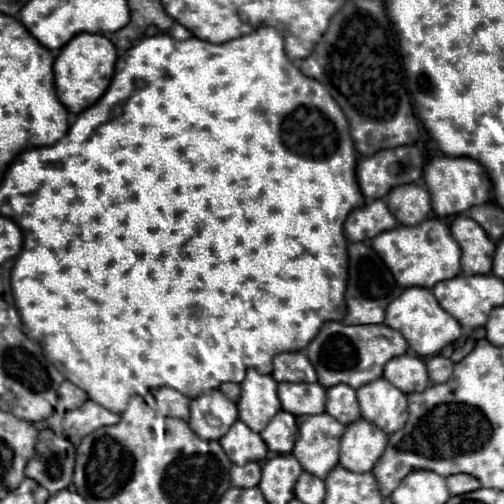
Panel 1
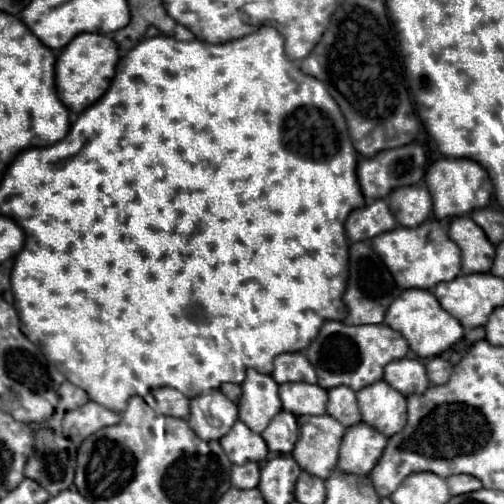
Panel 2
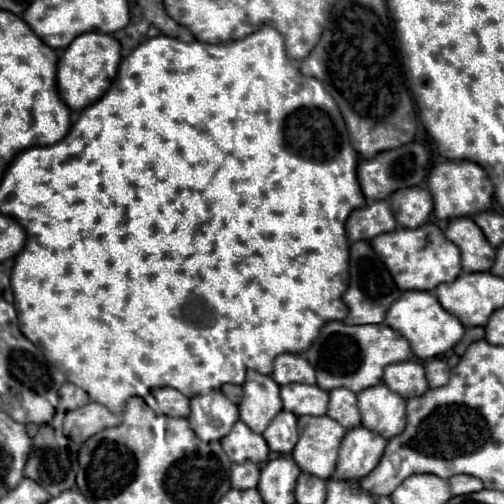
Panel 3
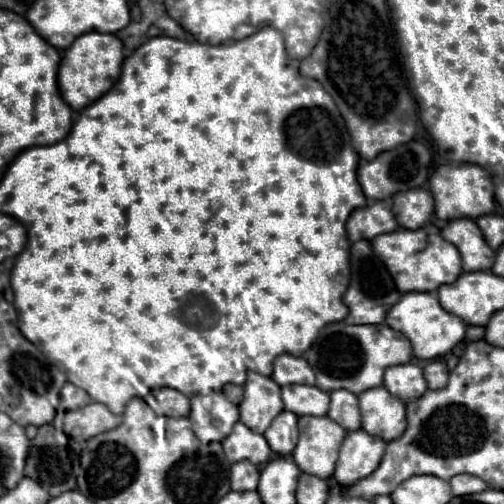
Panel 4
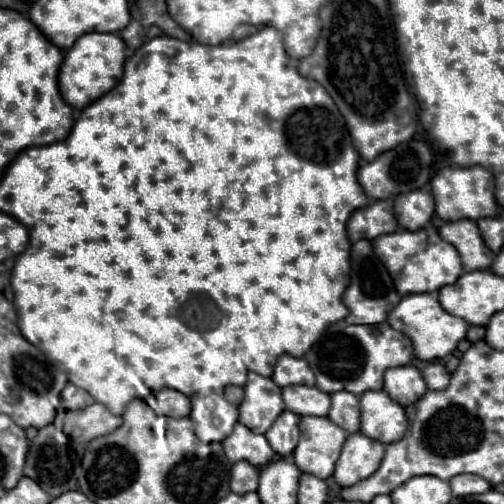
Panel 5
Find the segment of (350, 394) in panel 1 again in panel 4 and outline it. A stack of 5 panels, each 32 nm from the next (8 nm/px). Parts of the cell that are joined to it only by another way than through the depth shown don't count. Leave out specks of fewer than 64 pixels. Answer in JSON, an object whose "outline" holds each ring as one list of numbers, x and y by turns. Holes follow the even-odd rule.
{"outline":[[340,388,330,392,330,410,328,416,336,420,348,432,360,428,360,408,356,394]]}

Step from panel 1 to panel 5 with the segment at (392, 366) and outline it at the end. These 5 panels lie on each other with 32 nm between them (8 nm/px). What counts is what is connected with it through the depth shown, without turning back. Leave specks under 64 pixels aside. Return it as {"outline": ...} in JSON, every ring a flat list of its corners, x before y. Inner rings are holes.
{"outline":[[398,366,388,368,384,374,384,390,390,396,396,396,400,404,414,404,428,388,416,366]]}

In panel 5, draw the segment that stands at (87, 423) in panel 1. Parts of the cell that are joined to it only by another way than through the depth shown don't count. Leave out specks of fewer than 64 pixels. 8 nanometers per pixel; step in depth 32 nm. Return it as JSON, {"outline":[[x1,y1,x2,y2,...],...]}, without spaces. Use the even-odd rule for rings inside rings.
{"outline":[[90,404,82,410,66,412,64,434,80,444,86,444,96,436,114,432,120,424,122,424,122,418,114,416,104,404]]}

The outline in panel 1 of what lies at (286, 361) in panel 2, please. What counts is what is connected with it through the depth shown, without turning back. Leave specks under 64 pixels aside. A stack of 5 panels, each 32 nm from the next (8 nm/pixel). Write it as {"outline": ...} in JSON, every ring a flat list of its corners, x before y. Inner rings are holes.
{"outline":[[282,352,274,356,276,382,316,382,316,370,302,352]]}

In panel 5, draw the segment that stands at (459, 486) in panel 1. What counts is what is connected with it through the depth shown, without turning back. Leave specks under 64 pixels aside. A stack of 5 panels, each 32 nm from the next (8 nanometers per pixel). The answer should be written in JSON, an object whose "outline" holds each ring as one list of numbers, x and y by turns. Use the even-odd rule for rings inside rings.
{"outline":[[468,474,454,476,450,480,450,486,452,486,452,494,454,496,480,494,480,492,486,492,490,488,490,484,486,480,480,480,480,476,468,476]]}

